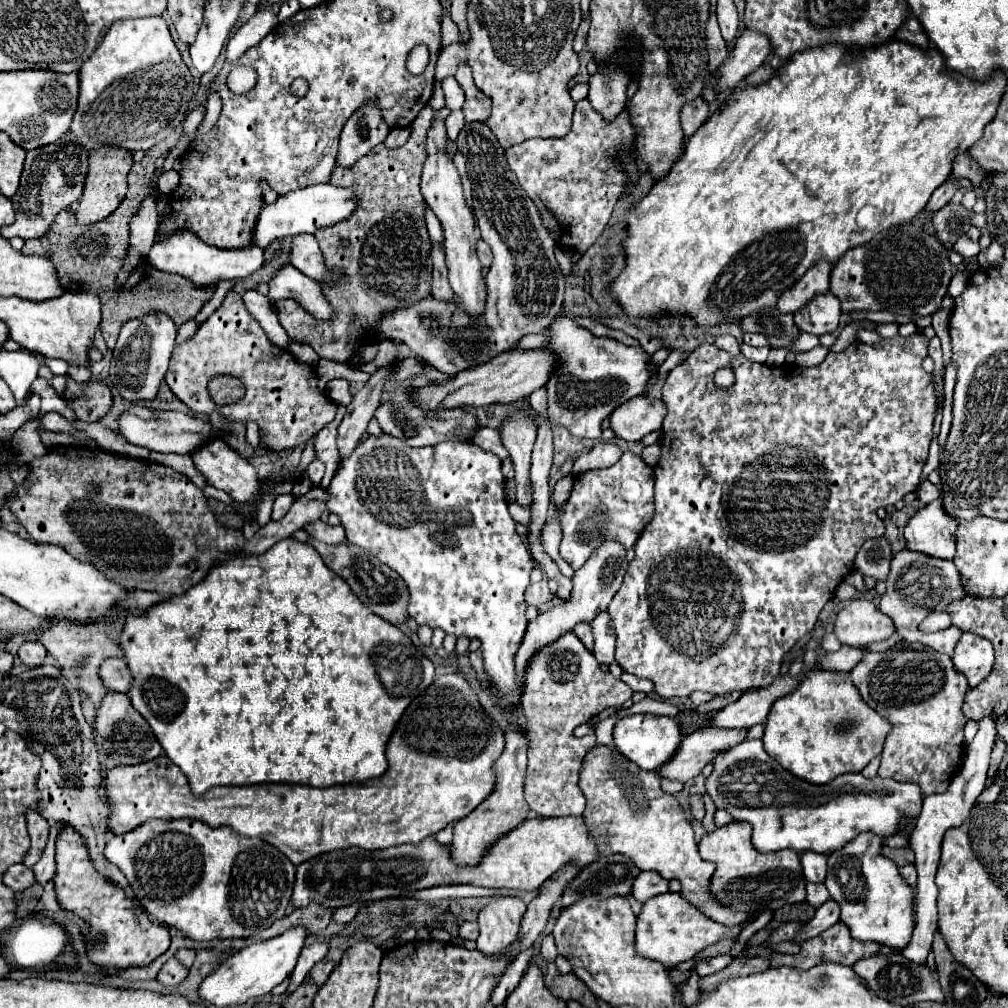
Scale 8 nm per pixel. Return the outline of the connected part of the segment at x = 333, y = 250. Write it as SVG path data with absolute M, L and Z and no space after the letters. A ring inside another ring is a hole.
M428 104L419 112L418 116L411 124L412 134L408 142L396 150L388 150L384 144L378 144L370 154L366 154L360 162L356 162L354 168L346 170L342 166L336 166L332 172L332 184L344 186L350 190L356 190L358 196L358 210L346 220L340 222L332 228L322 228L314 236L320 244L320 250L324 254L324 260L328 268L340 268L344 272L344 280L340 284L322 286L324 294L328 296L330 304L336 310L336 316L332 320L316 320L312 318L296 300L276 300L274 308L278 314L278 320L286 334L292 340L310 344L320 358L334 360L334 362L344 362L352 360L356 354L360 342L360 332L362 334L376 334L376 322L386 310L394 308L404 308L410 306L422 298L430 296L430 282L432 282L432 262L430 262L430 238L426 232L426 222L424 222L424 198L420 192L420 174L422 174L422 164L426 158L426 130L434 116L434 110ZM342 238L350 240L350 246L344 248L340 242Z

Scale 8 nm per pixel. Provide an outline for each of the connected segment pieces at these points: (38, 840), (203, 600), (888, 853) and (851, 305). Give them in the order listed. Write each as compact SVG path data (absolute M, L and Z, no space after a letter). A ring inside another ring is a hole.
M28 812L26 818L28 818L28 834L30 834L30 838L32 838L32 848L30 848L30 852L26 854L24 864L26 864L28 868L32 868L32 866L40 860L40 856L42 856L42 852L44 852L44 848L46 848L50 826L48 826L48 822L46 822L38 812Z
M284 538L276 542L268 552L260 556L230 558L216 564L206 580L192 586L184 596L174 596L148 608L146 616L128 616L120 646L124 660L134 676L132 690L128 692L134 708L148 720L166 756L186 774L190 788L196 796L204 794L212 786L252 786L252 784L302 784L314 788L328 788L336 784L364 782L380 778L388 770L386 744L408 708L408 704L432 684L434 664L430 658L412 644L412 640L394 624L388 624L370 608L360 604L358 596L348 588L340 576L330 572L320 560L318 552L304 542Z
M882 844L882 856L890 858L898 866L906 866L906 864L914 862L914 852L910 848L890 848L890 846Z
M916 216L910 222L900 224L900 228L888 228L888 232L880 232L880 236L874 236L868 244L846 252L844 260L832 268L830 292L840 300L844 314L850 310L882 310L896 316L932 316L942 306L942 298L948 292L952 274L954 268L948 260L946 248L934 234L928 232L926 220Z

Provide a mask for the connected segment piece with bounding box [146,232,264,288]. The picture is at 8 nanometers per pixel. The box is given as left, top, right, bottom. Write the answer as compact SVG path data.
M172 232L172 234L166 236L166 240L156 242L152 246L152 250L146 256L146 260L148 260L148 264L152 264L154 268L160 268L162 272L182 274L192 284L196 284L196 288L200 288L214 286L214 284L218 284L222 280L238 278L234 274L250 276L252 272L256 272L262 266L264 250L260 250L258 246L248 246L248 248L242 248L238 252L236 250L220 250L220 248L204 244L192 232Z

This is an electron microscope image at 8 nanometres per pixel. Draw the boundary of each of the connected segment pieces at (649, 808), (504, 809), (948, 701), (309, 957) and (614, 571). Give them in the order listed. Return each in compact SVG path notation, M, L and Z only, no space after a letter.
M594 744L592 752L584 758L578 786L586 796L584 818L588 830L602 856L624 854L640 870L654 870L666 880L680 880L680 894L688 898L690 904L696 904L696 908L708 918L724 926L738 926L752 918L748 912L732 912L732 908L724 908L712 896L710 878L716 864L700 858L692 826L678 800L672 794L662 792L658 774L636 768L636 764L624 760L624 756L610 746Z
M510 724L506 730L506 748L502 756L496 760L496 788L494 792L466 818L454 824L454 838L450 842L450 854L454 864L458 866L476 866L486 856L488 848L500 840L500 836L508 834L512 828L520 826L528 818L528 804L524 800L524 776L526 776L526 754L528 740L522 732L516 730L516 724Z
M898 642L886 652L866 654L864 660L854 666L850 676L862 700L892 724L892 730L884 742L878 776L888 776L898 782L916 782L920 784L924 796L944 792L950 786L950 778L958 772L962 760L962 730L966 726L962 702L970 688L964 676L952 668L952 660L920 642Z
M313 942L302 949L297 964L291 974L290 984L286 992L292 993L296 990L312 967L326 956L328 948L328 943Z
M606 540L606 544L600 544L600 548L596 548L596 552L590 556L590 560L580 570L576 570L576 574L572 578L572 582L574 582L572 598L568 602L562 602L560 606L550 608L548 612L540 614L534 622L528 624L526 640L522 642L522 648L518 650L518 656L516 656L516 672L518 672L520 682L524 682L526 664L538 648L542 648L544 644L554 642L562 632L572 630L578 622L592 622L598 612L608 608L612 596L618 592L618 588L624 580L626 568L628 568L626 548L622 544L616 544L616 540Z

